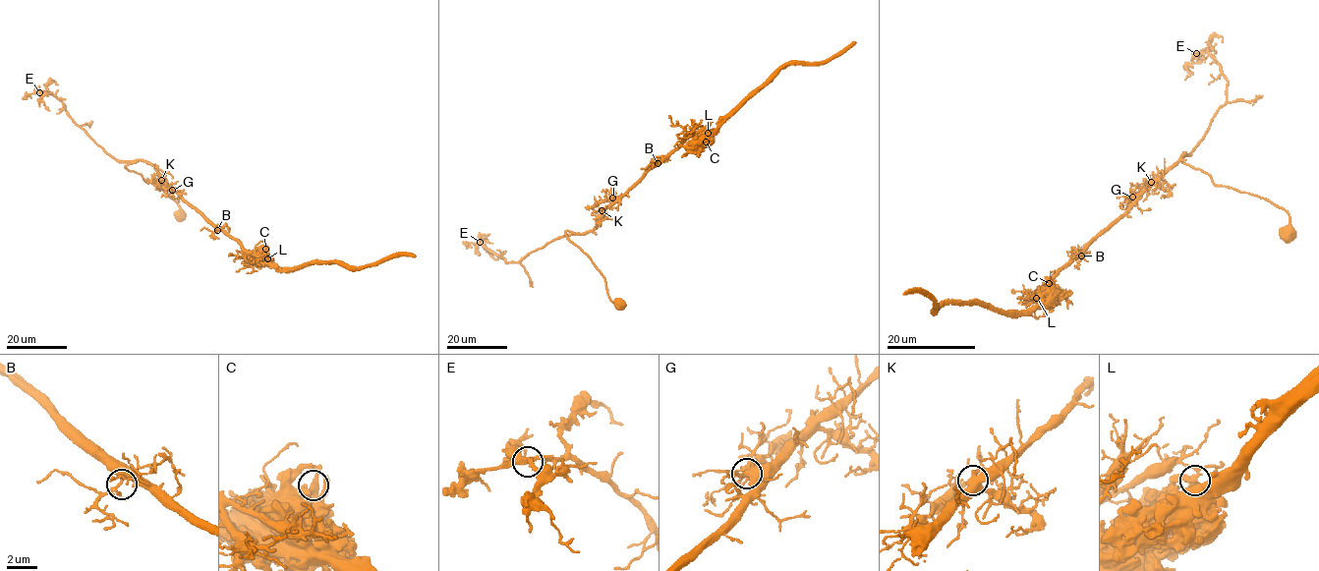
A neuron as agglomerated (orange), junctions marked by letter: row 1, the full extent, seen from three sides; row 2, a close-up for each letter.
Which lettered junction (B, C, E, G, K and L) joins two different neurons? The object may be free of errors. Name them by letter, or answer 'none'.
L

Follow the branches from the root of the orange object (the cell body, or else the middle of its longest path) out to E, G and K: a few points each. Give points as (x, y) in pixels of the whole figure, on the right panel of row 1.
E: (1287, 235), (1284, 209), (1217, 186), (1180, 160), (1226, 102), (1222, 68), (1206, 52), (1196, 53)
G: (1287, 235), (1289, 214), (1284, 209), (1217, 186), (1207, 174), (1180, 160), (1184, 152), (1132, 197)
K: (1287, 235), (1289, 214), (1284, 209), (1217, 186), (1207, 174), (1180, 160), (1184, 152), (1151, 182)

